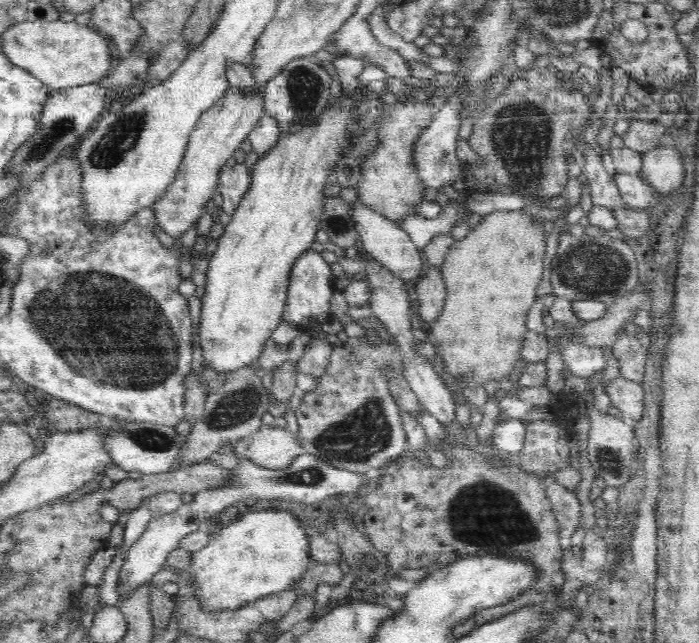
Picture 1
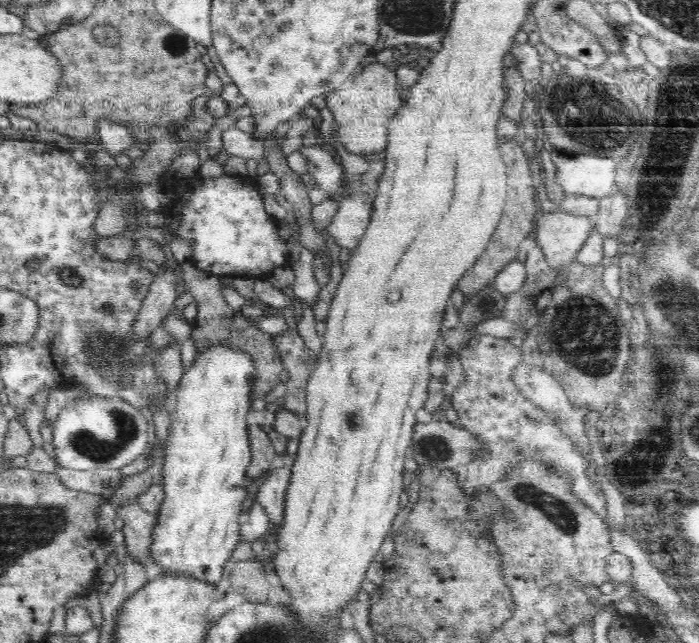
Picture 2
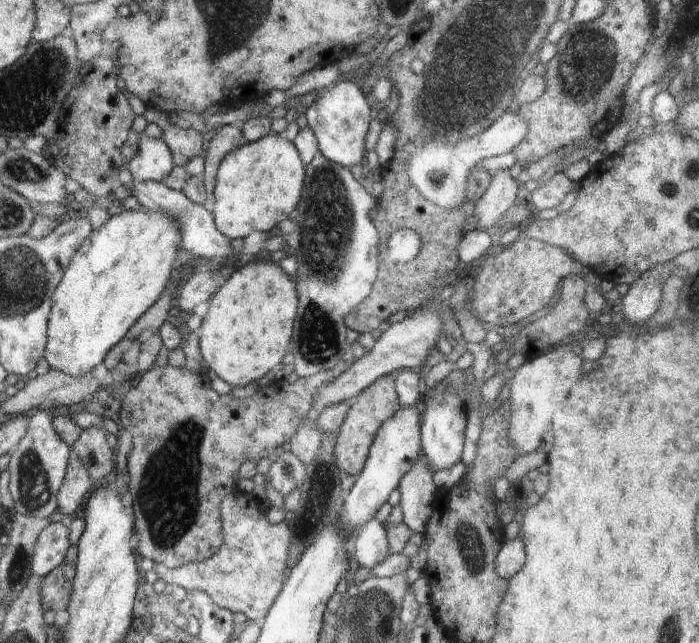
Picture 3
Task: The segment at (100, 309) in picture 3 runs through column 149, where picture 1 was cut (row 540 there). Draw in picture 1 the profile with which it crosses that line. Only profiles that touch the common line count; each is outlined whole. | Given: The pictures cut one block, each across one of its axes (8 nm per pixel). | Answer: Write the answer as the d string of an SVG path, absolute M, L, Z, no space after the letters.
M256 510L220 528L217 533L212 532L208 544L202 550L191 553L192 562L184 573L193 581L195 586L193 593L198 599L200 609L210 612L237 609L258 598L294 588L304 578L308 566L312 564L309 535L302 524L302 520L294 518L294 515L284 510Z

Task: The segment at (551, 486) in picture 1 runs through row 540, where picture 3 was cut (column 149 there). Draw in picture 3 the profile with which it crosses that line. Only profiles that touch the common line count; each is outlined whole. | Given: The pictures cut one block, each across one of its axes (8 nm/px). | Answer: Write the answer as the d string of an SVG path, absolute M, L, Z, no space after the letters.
M232 492L224 497L221 504L224 541L210 558L175 569L147 562L145 569L155 569L159 578L167 582L169 587L178 585L188 592L205 592L220 608L233 613L242 612L248 620L262 626L269 608L283 587L290 544L288 523L284 520L273 525L264 518L269 508L253 492Z

